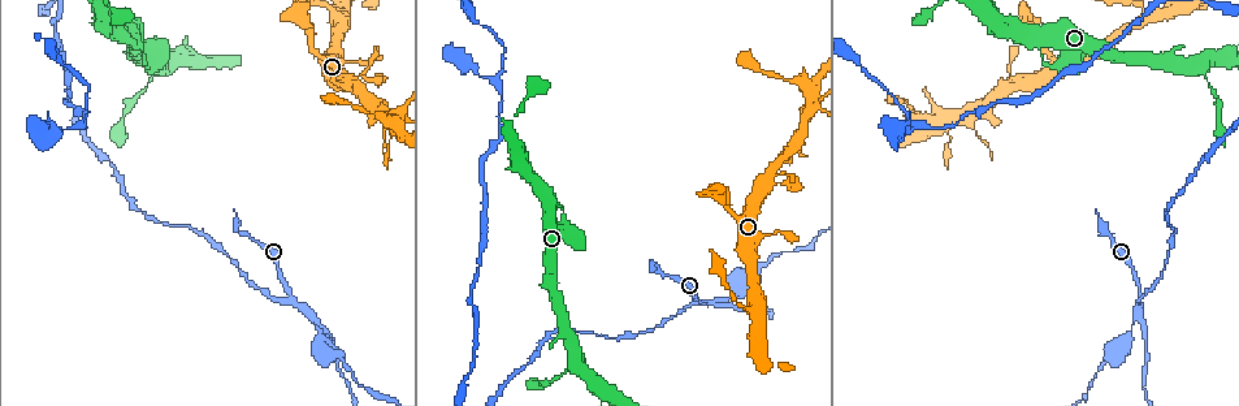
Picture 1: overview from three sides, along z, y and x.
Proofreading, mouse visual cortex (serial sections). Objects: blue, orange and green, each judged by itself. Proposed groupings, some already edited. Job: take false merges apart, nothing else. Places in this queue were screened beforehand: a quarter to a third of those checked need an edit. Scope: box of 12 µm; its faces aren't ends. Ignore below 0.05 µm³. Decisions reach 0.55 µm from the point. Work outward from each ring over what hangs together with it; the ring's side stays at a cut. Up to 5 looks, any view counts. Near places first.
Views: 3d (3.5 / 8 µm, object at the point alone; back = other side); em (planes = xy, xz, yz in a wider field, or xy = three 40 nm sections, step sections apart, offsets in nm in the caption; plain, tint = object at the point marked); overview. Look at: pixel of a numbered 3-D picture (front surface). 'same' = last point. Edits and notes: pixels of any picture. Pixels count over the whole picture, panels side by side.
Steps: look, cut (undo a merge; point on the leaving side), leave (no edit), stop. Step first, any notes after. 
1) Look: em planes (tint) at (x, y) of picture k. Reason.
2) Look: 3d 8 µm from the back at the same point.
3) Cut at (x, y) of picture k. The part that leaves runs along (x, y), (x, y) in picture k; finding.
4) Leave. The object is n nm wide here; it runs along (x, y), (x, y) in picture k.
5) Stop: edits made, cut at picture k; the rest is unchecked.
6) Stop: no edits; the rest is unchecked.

Look: 3d 3.5 µm at (756, 309) of picture 1. Branch point.

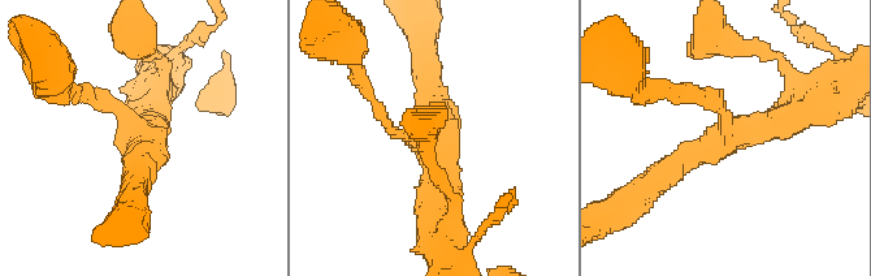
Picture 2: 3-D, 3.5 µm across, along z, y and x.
Look: em xy step 1 (tint) at (724, 136) of picture 2. 3 arms meet here; the arms are 150, 300, 400 nm wide; now the EM.

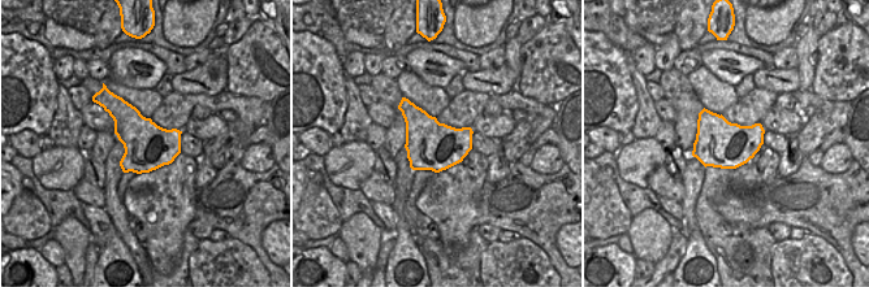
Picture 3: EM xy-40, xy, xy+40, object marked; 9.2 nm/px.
Look: em xy step 2 (tint) at the same point.

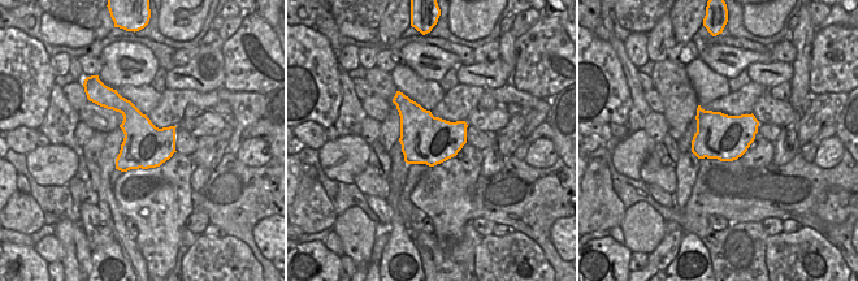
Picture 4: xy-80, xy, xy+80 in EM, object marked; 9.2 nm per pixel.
Leave. All the same cell.

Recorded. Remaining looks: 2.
Look: 3d 3.5 µm at (1206, 72) of picture 1. Three arms meet.

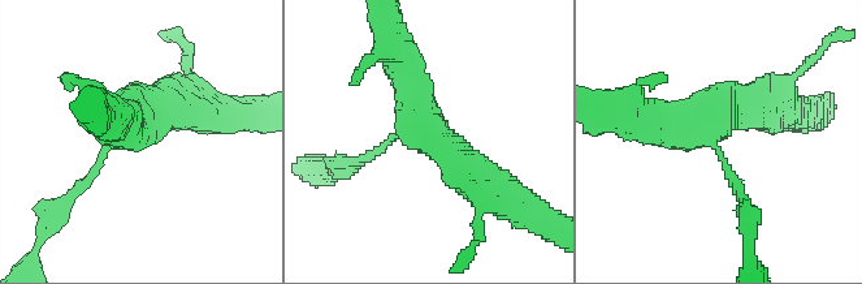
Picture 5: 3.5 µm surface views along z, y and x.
Look: em xy step 5 (tint) at (405, 132) of picture 5. Shape alone is not enough.

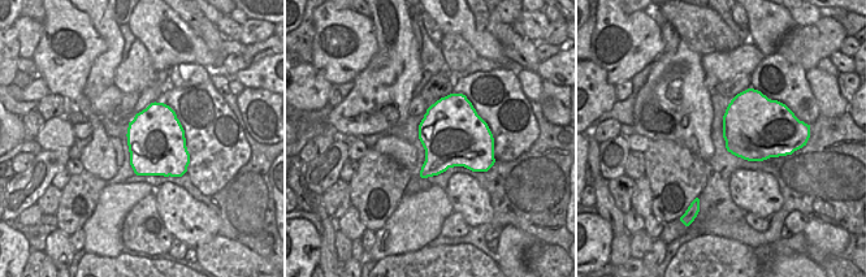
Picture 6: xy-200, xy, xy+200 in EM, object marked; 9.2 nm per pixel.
Leave. It runs along (389, 41), (425, 130), (481, 177) in picture 5; all the same cell.

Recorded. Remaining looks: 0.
Stop: no edits; the rest is unchecked.

